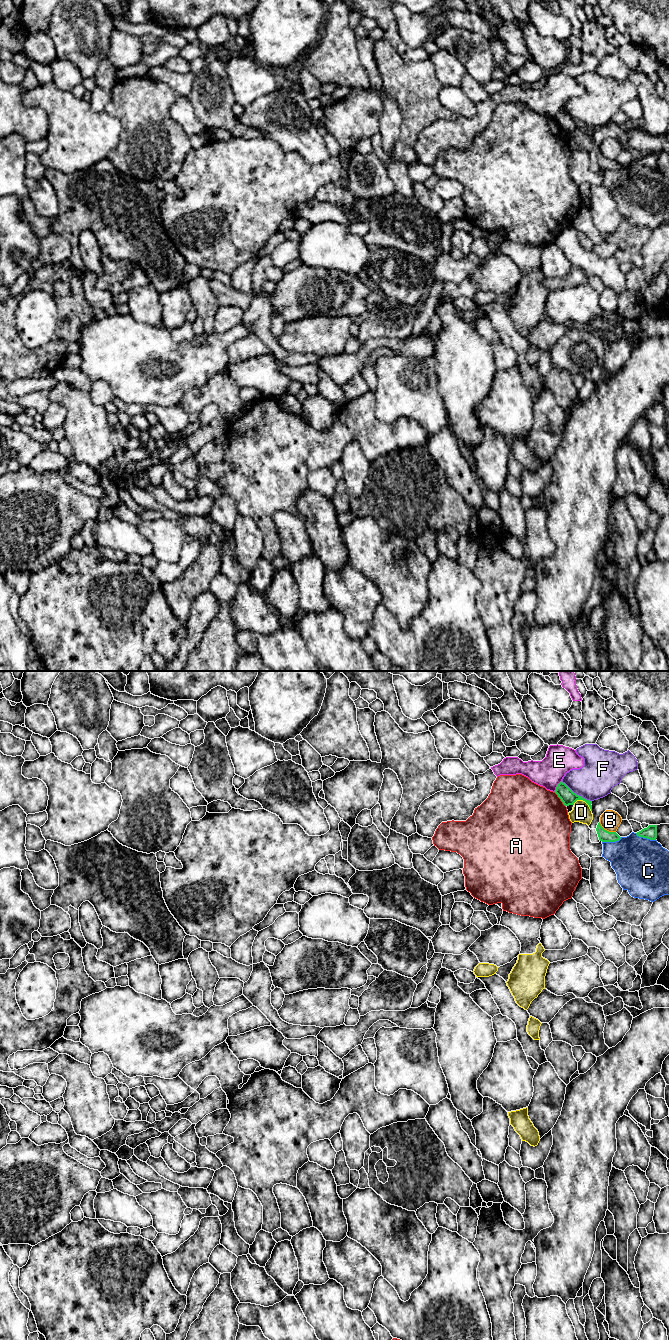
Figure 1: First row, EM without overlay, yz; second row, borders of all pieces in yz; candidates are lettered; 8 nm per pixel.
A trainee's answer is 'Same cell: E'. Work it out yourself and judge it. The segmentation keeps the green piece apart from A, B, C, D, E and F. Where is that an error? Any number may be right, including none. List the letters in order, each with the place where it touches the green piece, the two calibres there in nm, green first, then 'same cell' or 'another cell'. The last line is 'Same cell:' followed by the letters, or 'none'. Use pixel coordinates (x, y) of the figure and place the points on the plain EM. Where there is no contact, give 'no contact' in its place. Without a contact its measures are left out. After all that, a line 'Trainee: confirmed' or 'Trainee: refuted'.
A: yz (560, 126) | 120/500 nm | another cell
B: yz (606, 158) | 100/160 nm | another cell
C: yz (645, 165) | 100/440 nm | another cell
D: yz (584, 128) | 120/150 nm | another cell
E: yz (557, 114) | 120/240 nm | another cell
F: yz (575, 121) | 120/300 nm | another cell
Same cell: none
Trainee: refuted

